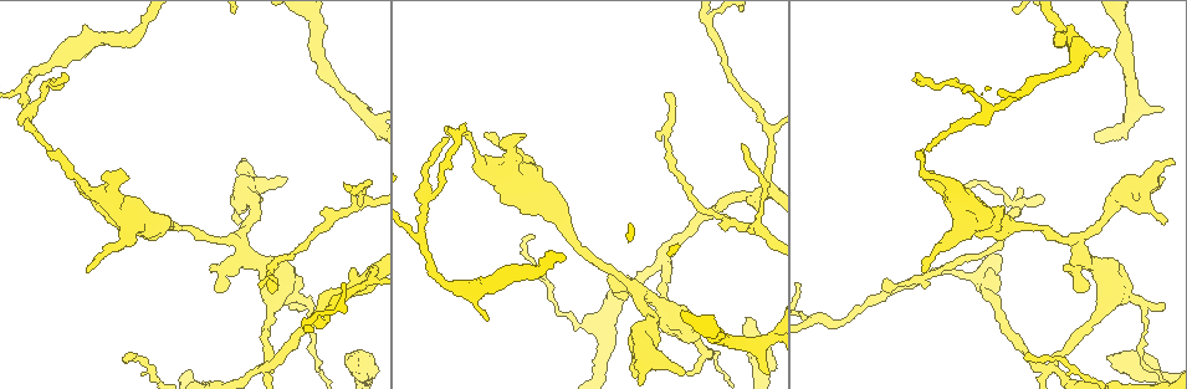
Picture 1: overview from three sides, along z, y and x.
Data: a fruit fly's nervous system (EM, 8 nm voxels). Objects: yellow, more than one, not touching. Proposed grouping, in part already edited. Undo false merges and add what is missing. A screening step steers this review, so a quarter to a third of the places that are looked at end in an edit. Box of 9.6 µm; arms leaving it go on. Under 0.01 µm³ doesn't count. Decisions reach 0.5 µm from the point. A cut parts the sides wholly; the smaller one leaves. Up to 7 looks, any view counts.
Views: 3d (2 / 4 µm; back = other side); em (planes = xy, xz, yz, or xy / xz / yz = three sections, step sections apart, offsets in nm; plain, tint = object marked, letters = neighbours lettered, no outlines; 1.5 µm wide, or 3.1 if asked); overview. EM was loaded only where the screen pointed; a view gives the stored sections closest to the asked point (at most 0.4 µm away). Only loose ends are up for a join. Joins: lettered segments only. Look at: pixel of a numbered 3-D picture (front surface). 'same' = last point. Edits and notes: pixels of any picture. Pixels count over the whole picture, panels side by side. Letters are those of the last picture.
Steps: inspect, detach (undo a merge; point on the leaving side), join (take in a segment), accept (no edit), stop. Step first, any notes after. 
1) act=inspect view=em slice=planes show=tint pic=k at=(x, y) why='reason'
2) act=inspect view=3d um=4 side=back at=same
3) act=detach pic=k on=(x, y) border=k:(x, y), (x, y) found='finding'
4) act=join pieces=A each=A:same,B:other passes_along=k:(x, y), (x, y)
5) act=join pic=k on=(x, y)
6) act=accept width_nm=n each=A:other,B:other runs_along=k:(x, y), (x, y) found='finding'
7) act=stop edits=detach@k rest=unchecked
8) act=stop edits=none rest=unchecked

act=inspect view=em slice=planes show=letters pic=1 at=(372, 109) why='branch stops here'

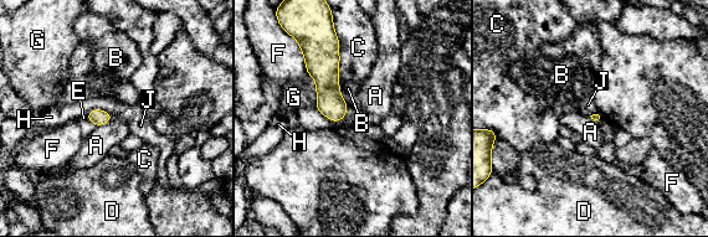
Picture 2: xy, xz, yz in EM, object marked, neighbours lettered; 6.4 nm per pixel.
act=accept each=A:other,B:other,C:other,D:other,E:other,F:other,G:other,H:other,J:other border=2:(113, 116), (107, 122), (96, 127) found='no lettered segment goes on from it'

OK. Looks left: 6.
act=inspect view=em slice=planes show=letters pic=1 at=(306, 303) why='calibre changes'

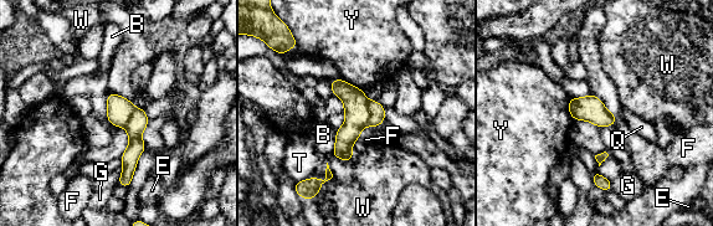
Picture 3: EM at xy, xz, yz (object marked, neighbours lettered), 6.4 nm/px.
act=detach pic=3 on=(376, 111) each=B:other,E:other,F:other,G:other,Q:other,T:other,W:other,Y:other part_leaving=3:(140, 112), (126, 184) found='a second neuron is stuck on'

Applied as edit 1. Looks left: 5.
act=inspect view=3d um=4 pic=1 at=(750, 318) why='free end'

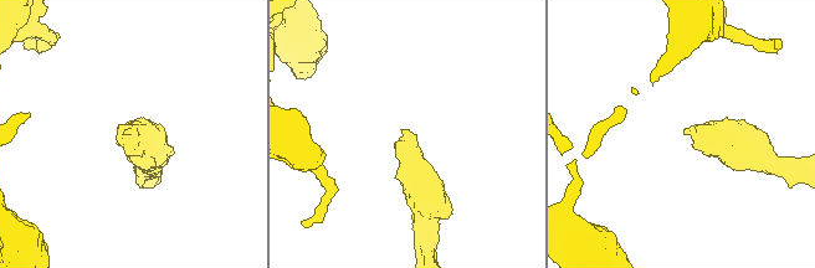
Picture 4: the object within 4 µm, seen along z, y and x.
act=inspect view=em slice=planes show=letters pic=4 at=(686, 128) why='shape alone is not enough'

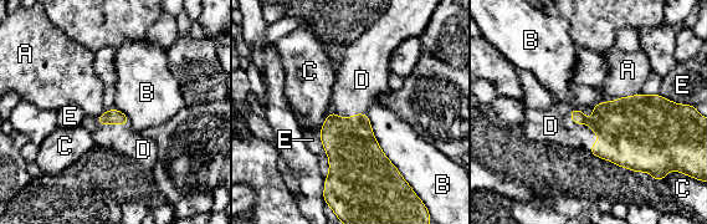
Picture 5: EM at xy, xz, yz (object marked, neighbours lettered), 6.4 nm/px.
act=join pieces=D each=A:other,B:other,C:other,D:same,E:other passes_along=5:(630, 130), (592, 128), (553, 126) found='it goes on there'

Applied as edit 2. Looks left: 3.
act=stop edits=detach@3,join@5 rest=unchecked

